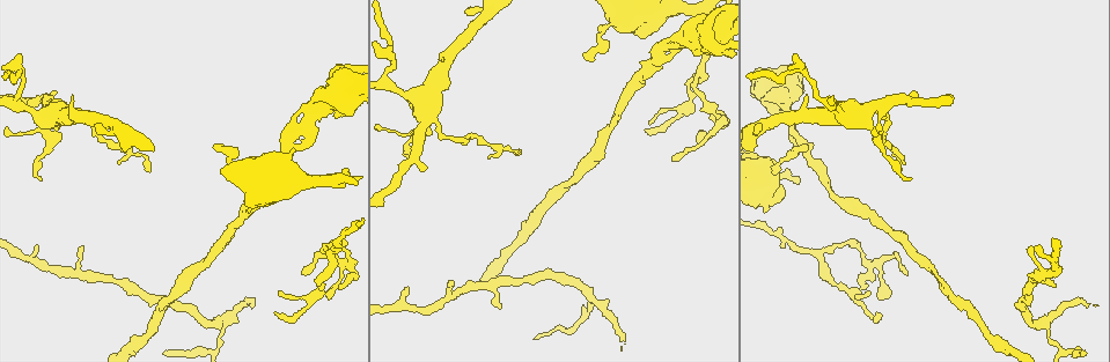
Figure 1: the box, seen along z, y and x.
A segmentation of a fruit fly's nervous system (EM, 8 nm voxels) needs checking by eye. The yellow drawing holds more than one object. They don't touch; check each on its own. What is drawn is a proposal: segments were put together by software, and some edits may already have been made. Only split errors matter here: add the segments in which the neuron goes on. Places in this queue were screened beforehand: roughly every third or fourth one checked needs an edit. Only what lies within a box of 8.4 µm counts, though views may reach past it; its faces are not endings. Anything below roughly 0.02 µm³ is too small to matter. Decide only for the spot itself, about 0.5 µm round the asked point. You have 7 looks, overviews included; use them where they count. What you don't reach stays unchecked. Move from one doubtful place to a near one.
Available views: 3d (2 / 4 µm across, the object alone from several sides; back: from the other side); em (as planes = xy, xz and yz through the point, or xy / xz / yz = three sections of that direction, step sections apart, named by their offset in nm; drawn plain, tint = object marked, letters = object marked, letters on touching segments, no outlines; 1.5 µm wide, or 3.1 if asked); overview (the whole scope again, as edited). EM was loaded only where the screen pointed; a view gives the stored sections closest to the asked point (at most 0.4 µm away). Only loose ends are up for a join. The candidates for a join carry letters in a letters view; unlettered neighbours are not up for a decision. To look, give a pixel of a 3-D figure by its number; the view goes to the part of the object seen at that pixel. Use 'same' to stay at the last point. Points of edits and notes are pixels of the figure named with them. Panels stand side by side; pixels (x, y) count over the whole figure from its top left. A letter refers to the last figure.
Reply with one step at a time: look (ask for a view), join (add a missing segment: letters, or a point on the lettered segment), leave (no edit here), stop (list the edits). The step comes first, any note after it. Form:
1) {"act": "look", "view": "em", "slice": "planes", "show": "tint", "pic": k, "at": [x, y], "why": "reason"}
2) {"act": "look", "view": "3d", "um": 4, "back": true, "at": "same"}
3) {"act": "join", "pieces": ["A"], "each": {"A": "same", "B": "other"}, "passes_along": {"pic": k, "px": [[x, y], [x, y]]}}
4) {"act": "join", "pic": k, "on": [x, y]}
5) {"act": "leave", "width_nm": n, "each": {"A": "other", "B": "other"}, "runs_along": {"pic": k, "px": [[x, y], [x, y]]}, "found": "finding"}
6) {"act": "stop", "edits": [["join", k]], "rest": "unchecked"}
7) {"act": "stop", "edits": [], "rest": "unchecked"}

{"act": "look", "view": "em", "slice": "planes", "show": "letters", "pic": 1, "at": [1087, 303], "why": "branch stops here"}

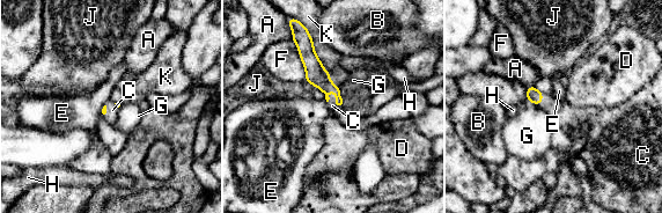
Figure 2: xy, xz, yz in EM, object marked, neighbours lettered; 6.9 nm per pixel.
{"act": "join", "pieces": ["C"], "each": {"A": "other", "B": "other", "C": "same", "D": "other", "E": "other", "F": "other", "G": "other", "H": "other", "J": "other", "K": "other"}, "passes_along": {"pic": 2, "px": [[316, 74], [336, 96], [332, 105]]}, "found": "the neuron continues"}

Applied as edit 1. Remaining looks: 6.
{"act": "look", "view": "overview"}

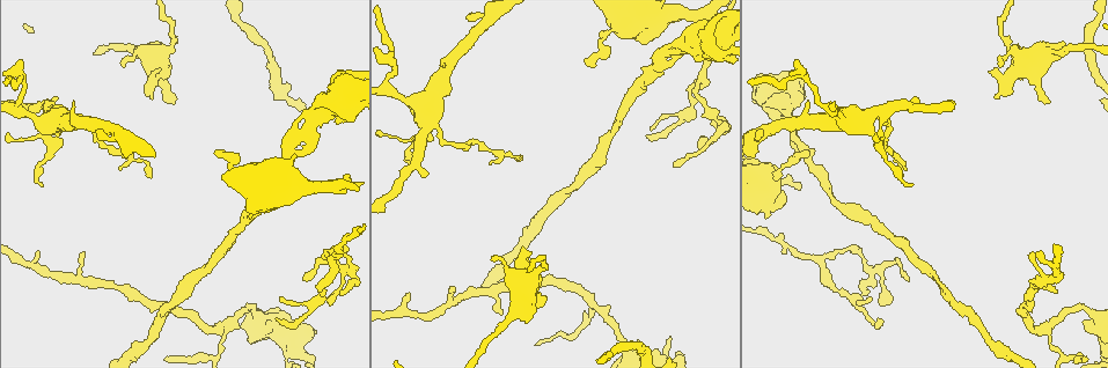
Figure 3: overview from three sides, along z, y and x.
{"act": "look", "view": "em", "slice": "yz", "step": 4, "show": "tint", "pic": 3, "at": [341, 71]}

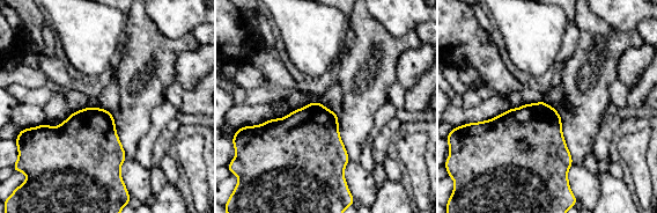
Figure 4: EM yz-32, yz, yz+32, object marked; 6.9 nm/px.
{"act": "look", "view": "em", "slice": "xy", "step": 8, "show": "letters", "at": "same"}

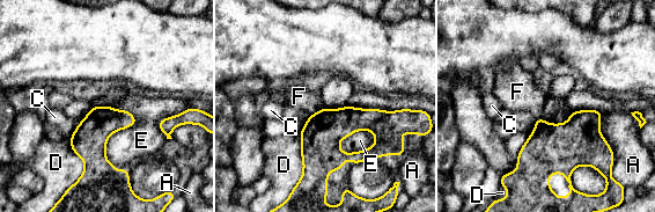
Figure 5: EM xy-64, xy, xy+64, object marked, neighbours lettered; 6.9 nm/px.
{"act": "leave", "width_nm": 220, "each": {"A": "other", "C": "other", "D": "other", "E": "other", "F": "other"}, "border": {"pic": 5, "px": [[93, 106], [113, 167]]}, "found": "none of them fits"}

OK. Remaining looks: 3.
{"act": "look", "view": "em", "slice": "planes", "show": "letters", "pic": 3, "at": [83, 253], "why": "tapers out"}

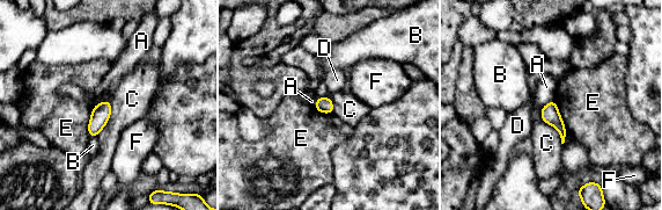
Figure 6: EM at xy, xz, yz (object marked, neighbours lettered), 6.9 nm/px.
{"act": "leave", "longest_contact_nm": ["C", 260], "each": {"A": "other", "B": "other", "C": "other", "D": "other", "E": "other", "F": "other"}, "border": {"pic": 6, "px": [[111, 101], [110, 117], [96, 136]]}, "found": "none of them fits"}

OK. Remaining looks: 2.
{"act": "stop", "edits": [["join", 2]], "rest": "unchecked"}

